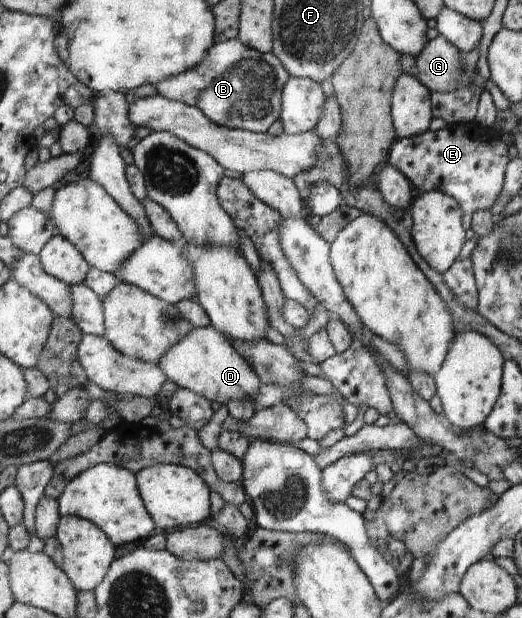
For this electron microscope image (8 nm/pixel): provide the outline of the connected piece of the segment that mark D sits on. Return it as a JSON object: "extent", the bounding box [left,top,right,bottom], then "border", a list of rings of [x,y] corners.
{"extent":[159,325,261,405],"border":[[[212,325],[192,329],[163,355],[159,366],[166,372],[168,380],[180,388],[203,395],[210,403],[218,401],[226,405],[232,400],[251,400],[254,403],[260,389],[261,382],[252,366],[236,352],[224,333]]]}

